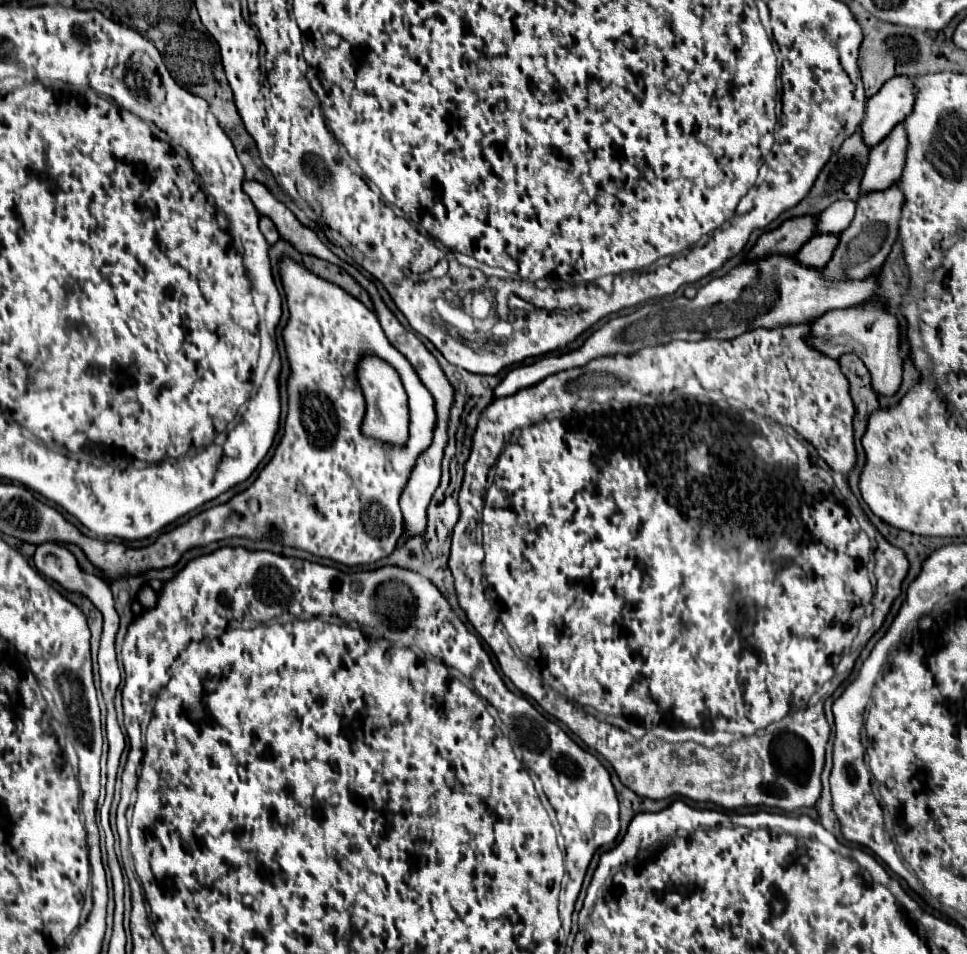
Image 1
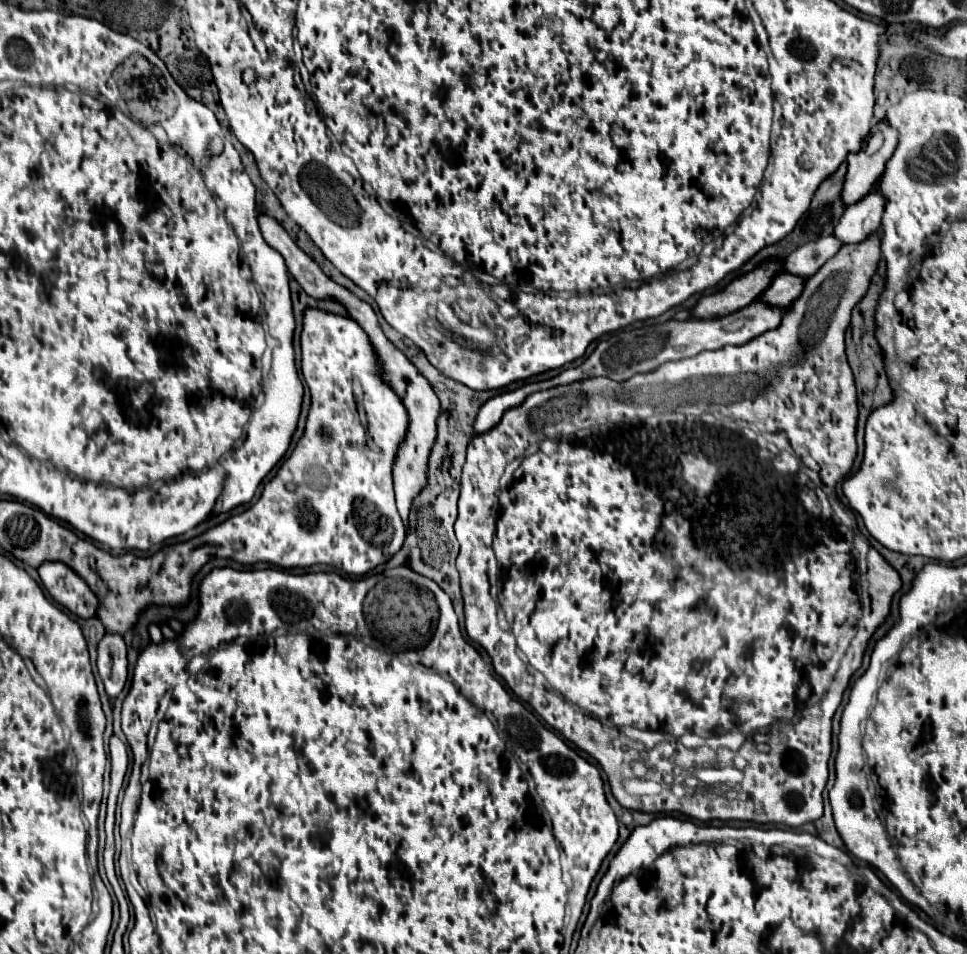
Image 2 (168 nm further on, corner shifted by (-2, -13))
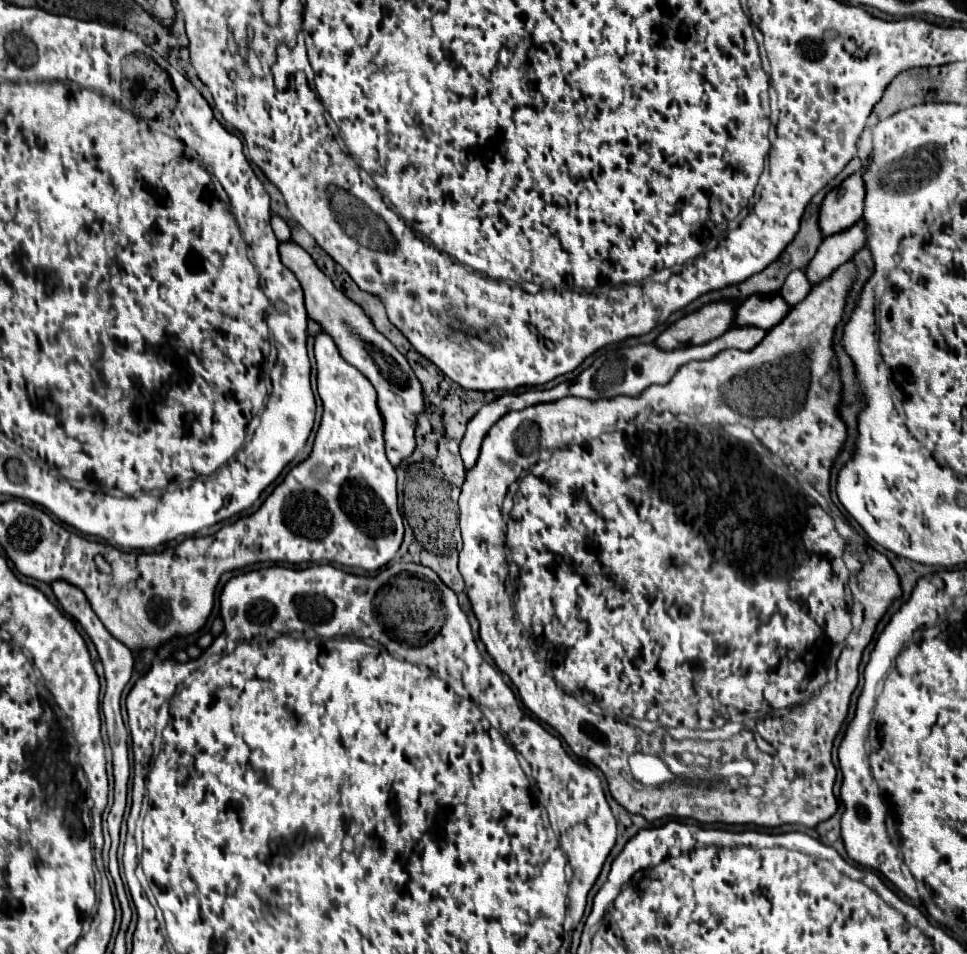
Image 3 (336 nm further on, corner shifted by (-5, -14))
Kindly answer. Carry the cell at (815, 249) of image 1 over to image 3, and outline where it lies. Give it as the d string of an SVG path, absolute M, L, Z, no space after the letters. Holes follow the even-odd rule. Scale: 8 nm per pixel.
M780 294L752 296L738 304L736 314L734 314L734 326L736 324L756 324L756 328L770 330L788 314L788 310L790 308Z

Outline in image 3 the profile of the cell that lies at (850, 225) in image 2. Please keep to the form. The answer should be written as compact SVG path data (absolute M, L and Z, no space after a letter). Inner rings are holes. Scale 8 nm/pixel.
M858 222L856 226L844 230L844 234L834 234L822 240L816 256L810 260L806 268L806 278L810 286L816 286L820 284L820 280L826 280L840 264L848 262L858 248L866 246L864 236L864 226L862 222Z

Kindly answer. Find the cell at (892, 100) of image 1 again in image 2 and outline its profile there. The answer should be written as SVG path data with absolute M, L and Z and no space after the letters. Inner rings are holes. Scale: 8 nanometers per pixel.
M887 119L875 123L871 127L871 135L873 133L883 135L883 145L875 153L867 155L865 143L863 143L863 147L857 153L849 153L849 157L847 157L849 171L847 171L845 187L843 187L845 205L859 201L861 197L865 197L873 189L873 185L877 183L877 179L881 179L885 165L897 147L897 139L899 139L897 129L889 127Z

